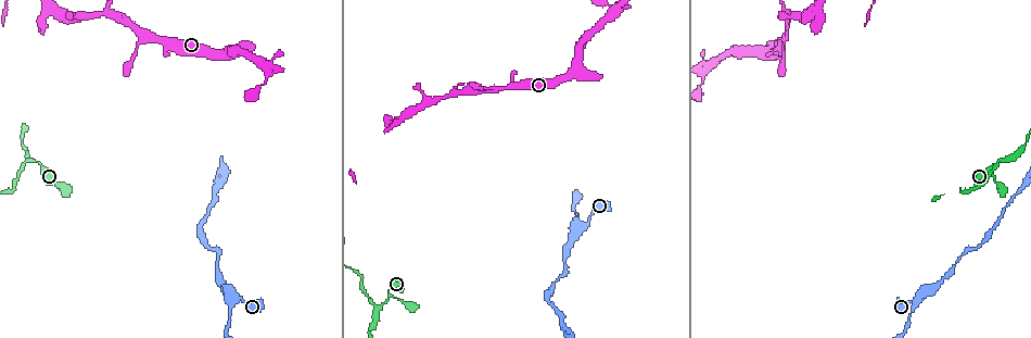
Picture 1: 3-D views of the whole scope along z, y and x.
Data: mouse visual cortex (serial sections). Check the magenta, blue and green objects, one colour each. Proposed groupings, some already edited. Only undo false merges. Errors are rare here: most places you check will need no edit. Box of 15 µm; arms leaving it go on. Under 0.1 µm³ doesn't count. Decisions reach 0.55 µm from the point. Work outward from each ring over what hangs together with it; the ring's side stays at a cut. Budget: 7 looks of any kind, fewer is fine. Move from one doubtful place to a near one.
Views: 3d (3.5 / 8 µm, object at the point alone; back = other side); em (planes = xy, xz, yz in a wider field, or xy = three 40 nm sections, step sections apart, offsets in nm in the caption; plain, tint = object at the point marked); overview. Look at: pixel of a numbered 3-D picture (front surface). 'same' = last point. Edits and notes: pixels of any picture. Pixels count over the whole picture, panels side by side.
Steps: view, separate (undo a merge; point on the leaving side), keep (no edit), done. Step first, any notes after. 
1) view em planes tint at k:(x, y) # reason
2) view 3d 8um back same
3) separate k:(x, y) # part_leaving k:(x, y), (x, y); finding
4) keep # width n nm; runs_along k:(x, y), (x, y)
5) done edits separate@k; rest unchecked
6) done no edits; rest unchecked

view 3d 3.5um at 1:(581, 224) # side arm on a straight run

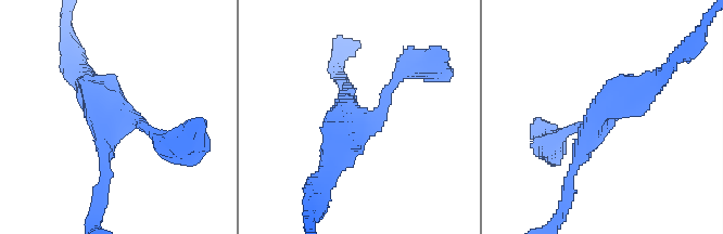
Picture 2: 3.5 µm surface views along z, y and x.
view em xy step 2 plain at 2:(604, 112) # arms 3; arm_widths 150, 200, 450 nm; shape alone is not enough

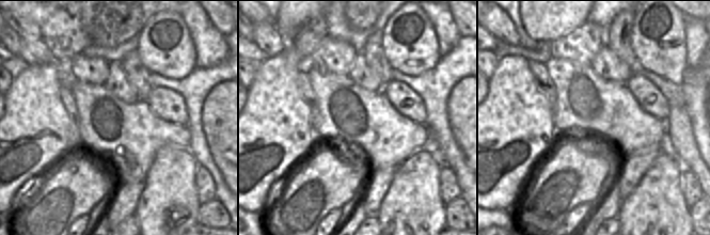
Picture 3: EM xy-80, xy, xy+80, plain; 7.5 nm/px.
view em xy step 2 tint same # where the object lies

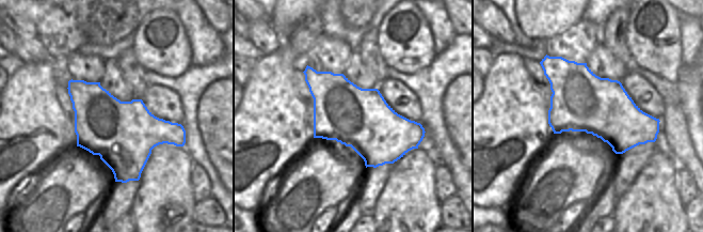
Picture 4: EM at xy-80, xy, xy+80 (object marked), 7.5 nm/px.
keep # runs_along 2:(403, 73), (329, 169); all the same cell

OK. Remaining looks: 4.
view 3d 3.5um at 1:(270, 67) # branch point

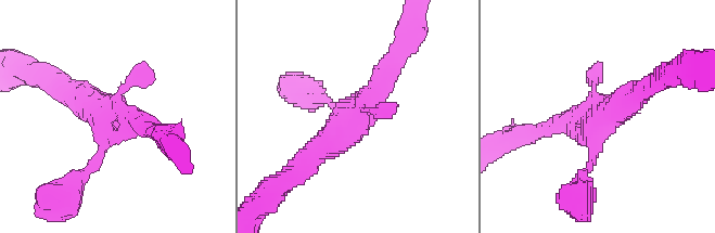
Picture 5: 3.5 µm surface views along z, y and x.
view em xy step 3 tint at 5:(109, 118) # now the EM

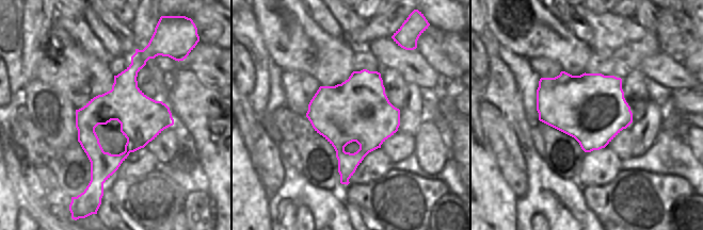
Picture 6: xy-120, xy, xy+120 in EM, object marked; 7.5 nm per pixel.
keep # width 480 nm; runs_along 5:(651, 86), (612, 112), (582, 179); all the same cell

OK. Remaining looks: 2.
view 3d 3.5um at 1:(787, 9) # abrupt turn

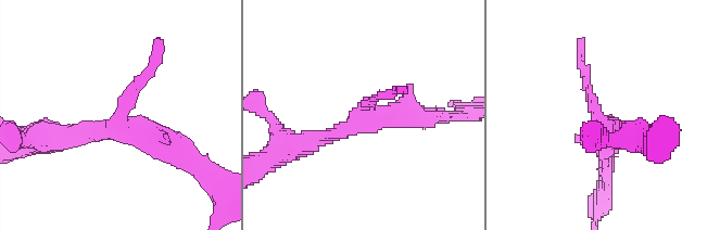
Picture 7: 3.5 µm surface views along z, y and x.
view em xy step 3 tint at 7:(613, 128) # arms 3; arm_widths 150, 200, 300 nm

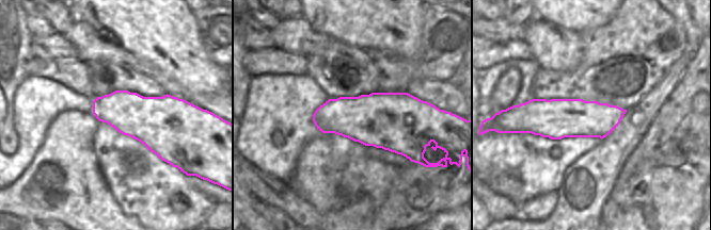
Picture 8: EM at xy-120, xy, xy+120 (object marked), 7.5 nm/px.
keep # runs_along 7:(432, 117), (386, 115), (302, 142); one cell here

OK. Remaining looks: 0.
done no edits; rest unchecked

